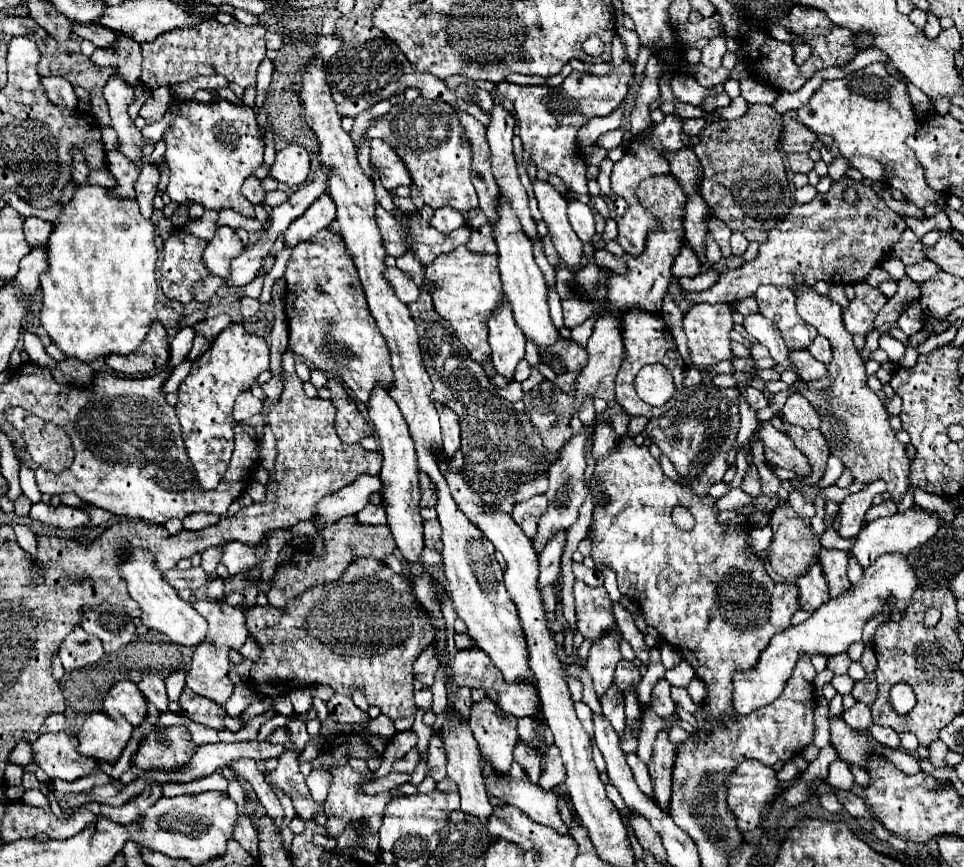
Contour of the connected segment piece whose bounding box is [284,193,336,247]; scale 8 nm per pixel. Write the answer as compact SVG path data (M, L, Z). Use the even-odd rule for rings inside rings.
M328 193L320 195L320 199L316 199L302 217L290 223L290 227L284 233L284 247L294 247L296 243L312 239L320 229L326 229L334 217L336 217L334 201L330 199Z

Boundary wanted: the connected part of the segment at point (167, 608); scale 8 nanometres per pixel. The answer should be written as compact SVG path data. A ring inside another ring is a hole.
M146 549L130 551L126 555L126 559L120 561L118 573L126 581L130 597L142 607L142 623L148 629L156 629L156 631L168 635L174 643L180 643L186 647L198 647L202 643L202 639L208 633L206 619L202 615L198 615L198 611L194 611L194 607L190 603L182 601L176 595L176 589L164 581L162 573L154 567L154 555L150 555L150 551L146 551Z

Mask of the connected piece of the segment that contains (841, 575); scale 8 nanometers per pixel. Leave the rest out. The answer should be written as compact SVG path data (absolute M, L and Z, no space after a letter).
M822 549L818 553L818 563L822 565L822 573L828 581L830 597L836 599L840 593L848 591L852 583L846 577L846 565L848 565L848 553L838 549Z

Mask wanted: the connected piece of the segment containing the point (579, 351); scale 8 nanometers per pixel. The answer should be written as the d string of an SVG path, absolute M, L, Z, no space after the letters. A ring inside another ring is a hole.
M558 339L558 343L554 343L554 347L550 347L550 351L554 351L558 355L558 359L562 359L562 363L566 363L566 371L582 371L582 367L588 361L588 353L584 347L578 347L574 341L566 341L566 339Z

